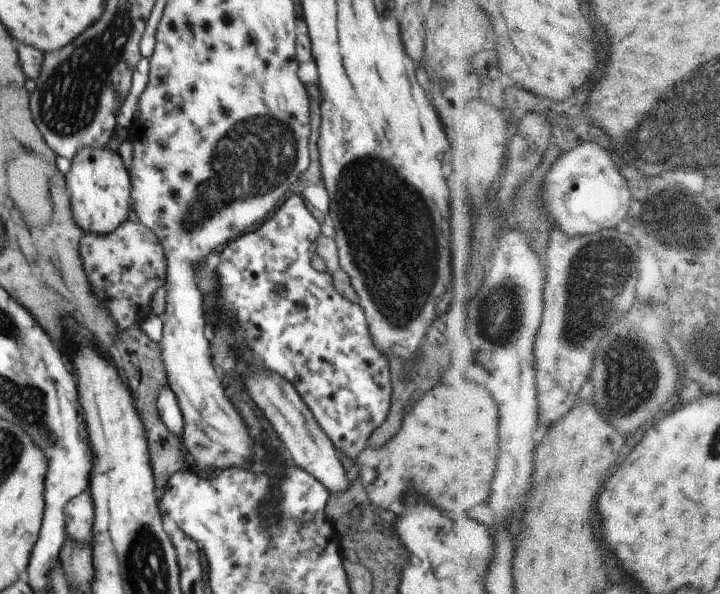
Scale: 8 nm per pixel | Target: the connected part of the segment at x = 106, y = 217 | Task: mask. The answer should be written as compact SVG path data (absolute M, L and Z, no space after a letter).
M82 147L65 174L74 222L84 232L108 234L128 217L131 209L131 178L120 153L104 148Z

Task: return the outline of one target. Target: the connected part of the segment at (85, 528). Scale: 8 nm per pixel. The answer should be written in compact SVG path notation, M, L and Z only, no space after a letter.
M82 492L65 505L66 514L65 533L66 540L74 540L78 544L91 544L92 524L94 524L95 512L92 498L88 492Z

